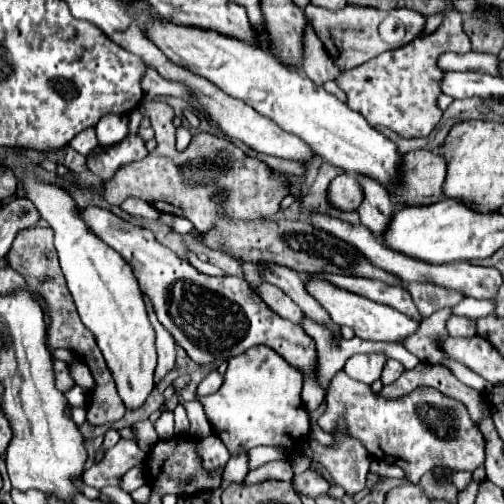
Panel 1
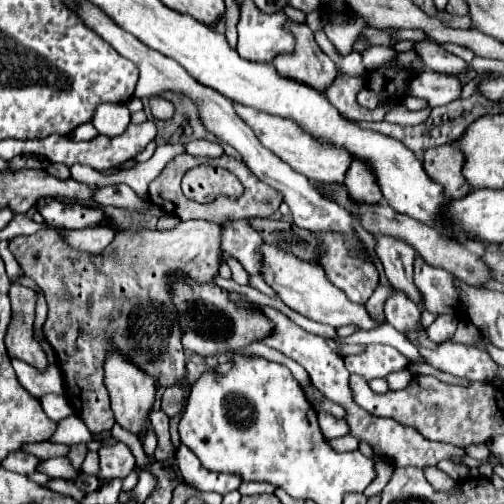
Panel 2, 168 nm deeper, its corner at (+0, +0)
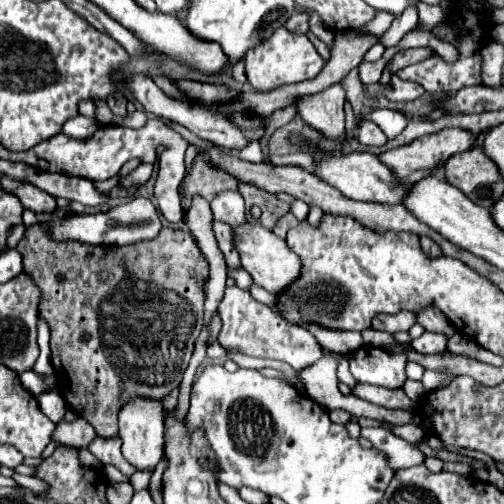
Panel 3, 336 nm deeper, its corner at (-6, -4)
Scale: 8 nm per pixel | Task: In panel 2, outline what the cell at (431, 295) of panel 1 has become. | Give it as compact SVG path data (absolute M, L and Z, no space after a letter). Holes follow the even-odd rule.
M422 256L414 260L414 282L422 292L426 310L434 314L456 312L458 294L454 288L454 276L442 268L430 266Z

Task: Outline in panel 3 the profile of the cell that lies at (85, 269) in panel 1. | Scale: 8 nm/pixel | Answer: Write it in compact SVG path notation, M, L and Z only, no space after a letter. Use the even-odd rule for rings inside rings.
M134 396L130 398L118 414L120 422L120 438L122 438L122 454L124 458L134 464L138 470L152 468L158 464L164 452L164 408L162 402L156 398Z

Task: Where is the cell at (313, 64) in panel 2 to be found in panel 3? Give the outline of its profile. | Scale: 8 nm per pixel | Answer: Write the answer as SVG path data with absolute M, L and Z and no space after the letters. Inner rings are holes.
M332 84L318 94L296 98L298 114L302 120L328 138L338 138L345 131L344 100L346 92L342 84Z

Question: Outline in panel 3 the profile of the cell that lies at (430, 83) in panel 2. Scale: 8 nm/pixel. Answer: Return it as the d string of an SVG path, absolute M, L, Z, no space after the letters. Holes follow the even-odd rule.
M392 76L390 86L392 86L392 88L386 90L386 98L392 100L392 102L410 102L410 100L420 98L420 96L426 92L420 84L400 80L398 76Z

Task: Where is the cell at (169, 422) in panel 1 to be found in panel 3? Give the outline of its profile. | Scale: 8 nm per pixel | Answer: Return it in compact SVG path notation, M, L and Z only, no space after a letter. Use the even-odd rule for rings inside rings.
M140 470L130 478L130 482L132 482L134 490L144 490L144 488L148 488L150 478L152 478L152 470Z

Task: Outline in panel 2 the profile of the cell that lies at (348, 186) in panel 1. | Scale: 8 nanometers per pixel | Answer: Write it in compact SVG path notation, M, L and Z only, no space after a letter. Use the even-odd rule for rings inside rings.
M354 160L348 170L346 190L354 200L364 200L368 204L378 204L378 200L384 198L378 182L374 180L372 168L368 164L362 164L360 160Z

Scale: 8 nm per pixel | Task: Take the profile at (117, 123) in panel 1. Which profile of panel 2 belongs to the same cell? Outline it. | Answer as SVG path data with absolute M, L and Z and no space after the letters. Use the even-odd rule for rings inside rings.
M98 104L92 124L100 134L116 136L130 124L130 112L124 104Z

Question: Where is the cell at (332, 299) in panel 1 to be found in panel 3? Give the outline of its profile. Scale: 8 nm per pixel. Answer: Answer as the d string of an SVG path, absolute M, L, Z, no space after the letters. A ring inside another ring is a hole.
M246 222L244 226L236 228L234 234L236 234L236 250L240 252L242 268L246 268L250 272L250 276L254 278L254 284L280 296L284 290L288 290L292 286L292 282L296 282L300 278L300 272L302 272L300 256L296 256L288 248L288 244L282 238L278 238L274 232L266 230L260 224Z

